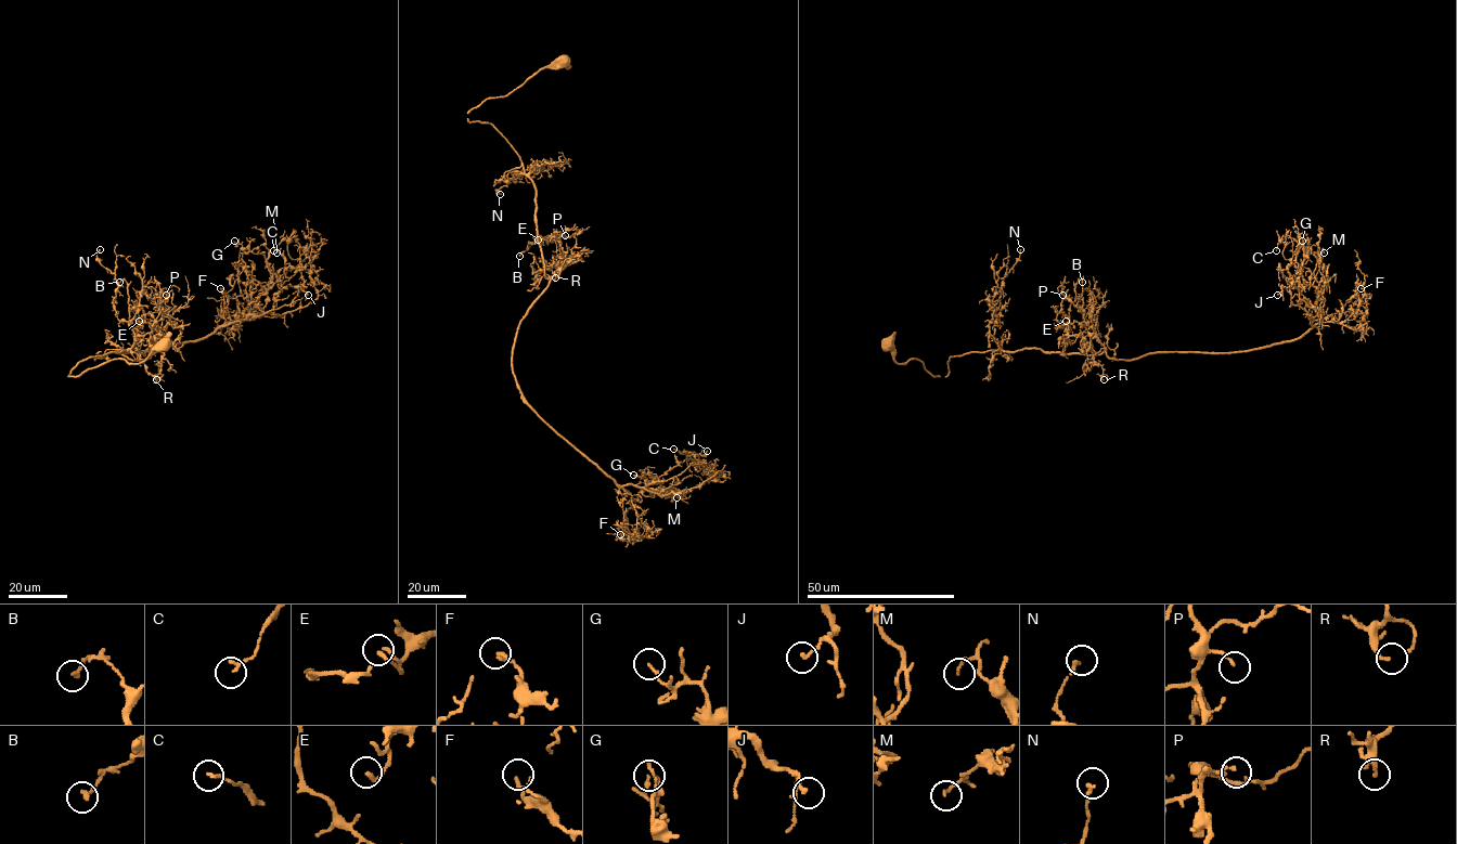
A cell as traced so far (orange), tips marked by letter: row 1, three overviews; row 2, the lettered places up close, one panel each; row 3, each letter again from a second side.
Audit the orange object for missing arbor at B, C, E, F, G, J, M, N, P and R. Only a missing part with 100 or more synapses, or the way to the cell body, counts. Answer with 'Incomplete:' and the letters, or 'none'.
Incomplete: none

